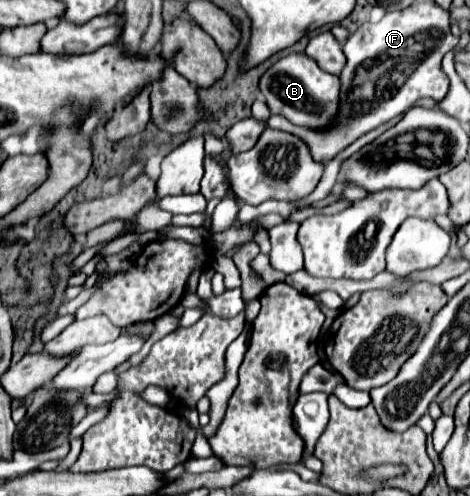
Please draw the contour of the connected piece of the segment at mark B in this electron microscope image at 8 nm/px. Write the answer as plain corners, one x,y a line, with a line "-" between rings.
290,53
282,57
260,79
260,91
266,97
266,105
274,115
282,115
294,125
304,125
312,129
328,125
332,113
336,113
338,89
338,77
322,71
312,57
306,57
306,53

